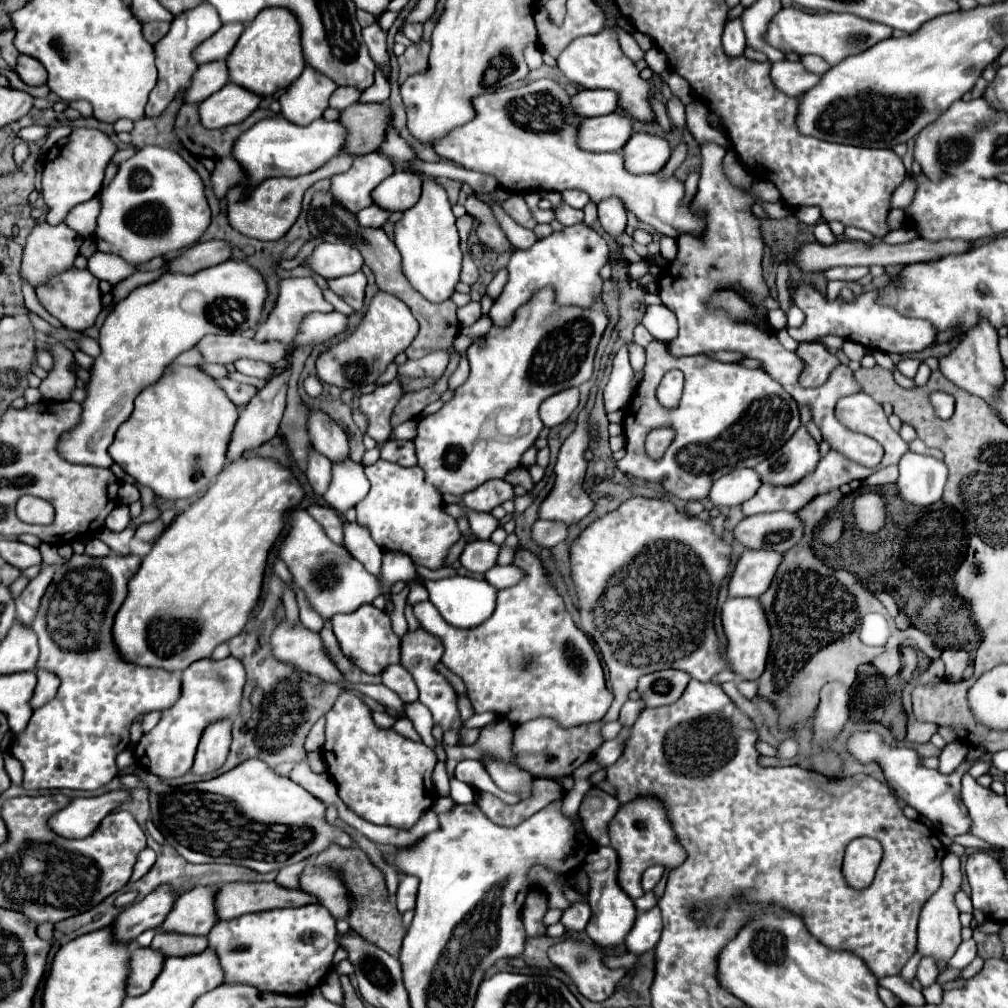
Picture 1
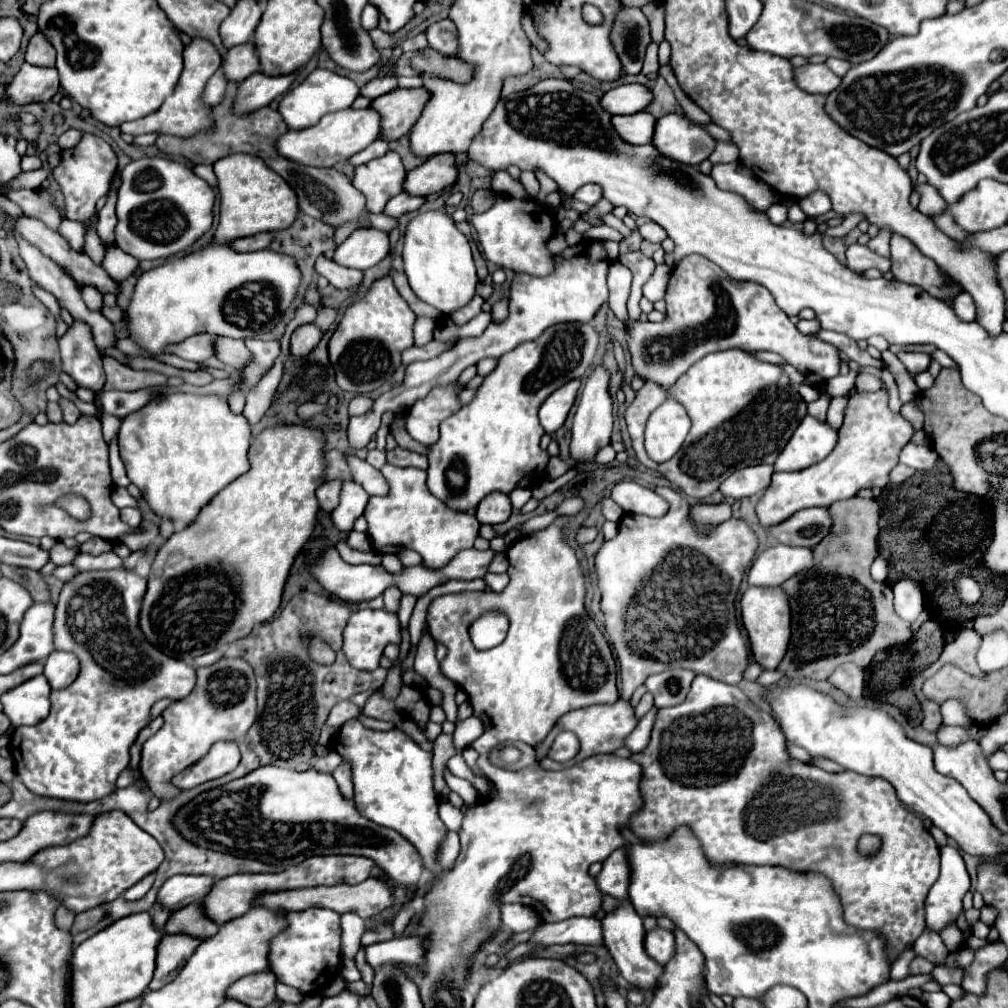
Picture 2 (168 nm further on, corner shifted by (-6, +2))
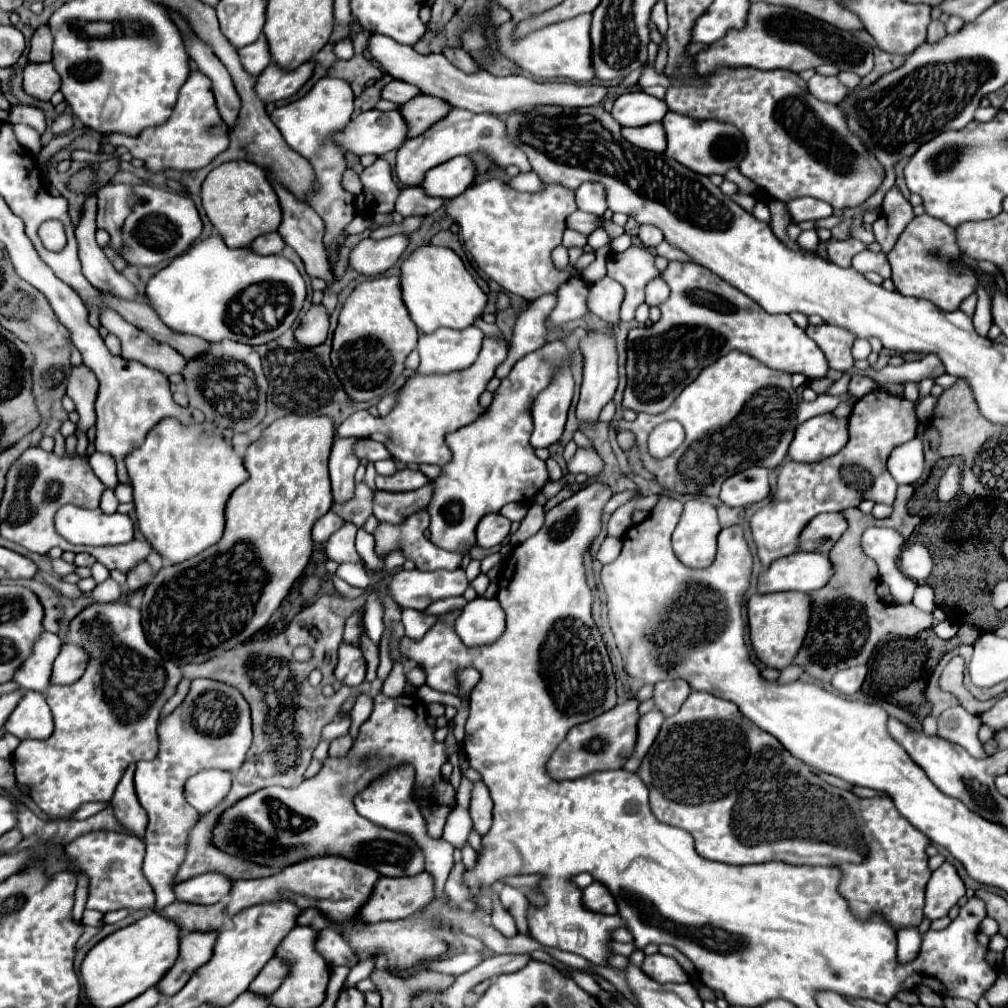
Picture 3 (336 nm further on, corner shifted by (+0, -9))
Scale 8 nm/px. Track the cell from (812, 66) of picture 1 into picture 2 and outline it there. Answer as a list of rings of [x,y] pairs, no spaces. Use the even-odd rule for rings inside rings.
[[[830,57],[828,61],[826,61],[826,65],[830,65],[830,69],[838,75],[838,77],[844,77],[848,71],[850,71],[850,61],[844,61],[844,59],[834,59],[834,57]]]

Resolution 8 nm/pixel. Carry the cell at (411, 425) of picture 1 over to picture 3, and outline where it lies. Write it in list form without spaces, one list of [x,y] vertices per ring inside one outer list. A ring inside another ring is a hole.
[[[484,336],[478,360],[470,368],[448,374],[412,376],[400,390],[398,404],[388,416],[376,418],[370,416],[368,412],[356,412],[338,426],[336,434],[372,438],[382,442],[388,448],[388,452],[394,458],[402,460],[404,464],[426,462],[426,464],[444,466],[444,462],[450,460],[450,450],[444,442],[444,436],[474,422],[484,412],[484,408],[478,404],[478,396],[484,392],[488,380],[494,376],[496,366],[506,360],[506,352],[508,352],[508,342],[504,338]]]

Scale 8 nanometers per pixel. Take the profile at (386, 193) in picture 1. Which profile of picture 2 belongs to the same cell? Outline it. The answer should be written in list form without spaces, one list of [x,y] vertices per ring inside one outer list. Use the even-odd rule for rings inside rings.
[[[442,153],[438,157],[426,159],[420,167],[412,169],[406,177],[404,189],[410,195],[426,197],[430,193],[440,193],[442,189],[454,185],[458,179],[458,165],[454,153]]]

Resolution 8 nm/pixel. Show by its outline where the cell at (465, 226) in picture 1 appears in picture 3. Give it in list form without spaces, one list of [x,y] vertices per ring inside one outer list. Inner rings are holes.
[[[444,230],[444,232],[438,232],[438,234],[432,238],[432,244],[436,244],[436,246],[450,246],[450,248],[458,248],[460,242],[458,242],[458,236],[456,236],[456,234]]]

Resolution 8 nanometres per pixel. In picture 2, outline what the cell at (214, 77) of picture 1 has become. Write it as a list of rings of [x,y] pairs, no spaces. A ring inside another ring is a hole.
[[[252,41],[232,47],[224,61],[224,73],[230,81],[244,81],[254,71],[260,71],[260,61]]]

